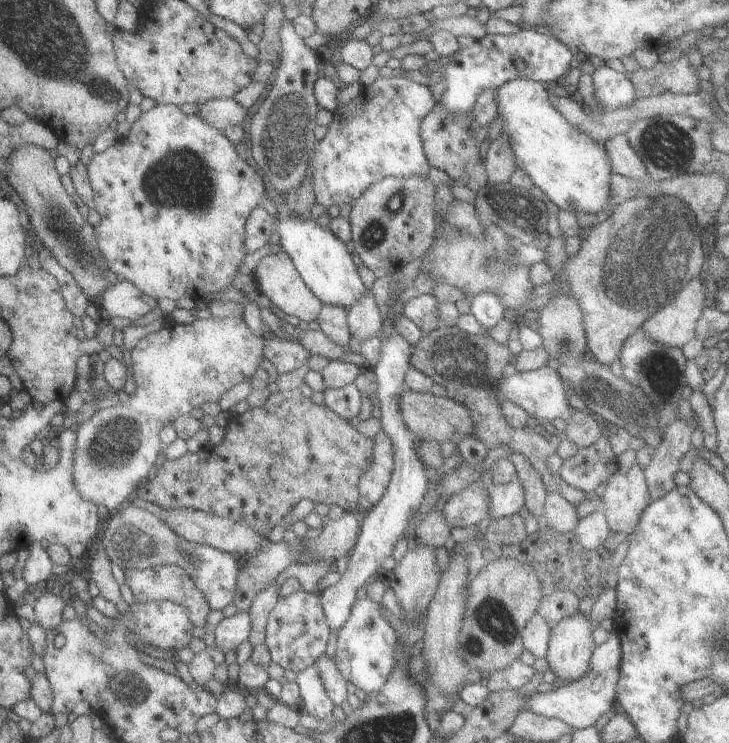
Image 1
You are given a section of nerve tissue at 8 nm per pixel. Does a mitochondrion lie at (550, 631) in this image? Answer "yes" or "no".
no

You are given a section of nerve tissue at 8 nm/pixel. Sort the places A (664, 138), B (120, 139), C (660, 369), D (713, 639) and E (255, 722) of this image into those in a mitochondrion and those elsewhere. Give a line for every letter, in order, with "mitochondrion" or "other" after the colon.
A: mitochondrion
B: other
C: mitochondrion
D: mitochondrion
E: other

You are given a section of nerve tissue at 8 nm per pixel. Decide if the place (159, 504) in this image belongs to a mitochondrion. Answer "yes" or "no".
no

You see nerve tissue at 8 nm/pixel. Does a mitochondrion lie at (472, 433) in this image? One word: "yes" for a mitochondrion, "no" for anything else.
no

